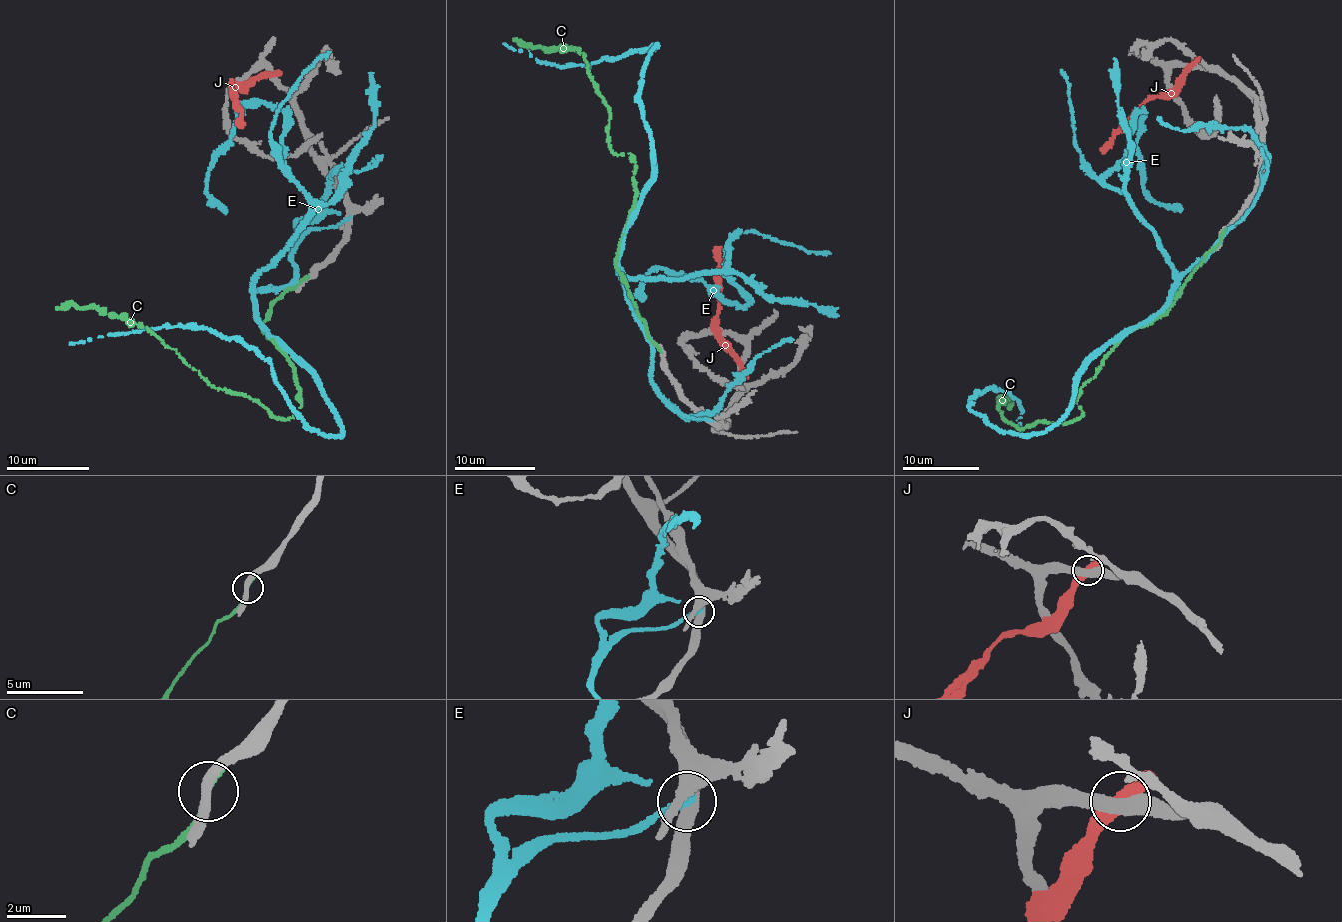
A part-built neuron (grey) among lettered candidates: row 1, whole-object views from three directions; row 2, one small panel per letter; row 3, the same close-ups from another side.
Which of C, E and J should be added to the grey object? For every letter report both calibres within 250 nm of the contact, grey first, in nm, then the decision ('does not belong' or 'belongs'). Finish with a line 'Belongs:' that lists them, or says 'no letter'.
C: calibres 360 and 260 nm; does not belong
E: calibres 320 and 200 nm; does not belong
J: calibres 360 and 320 nm; does not belong
Belongs: no letter

